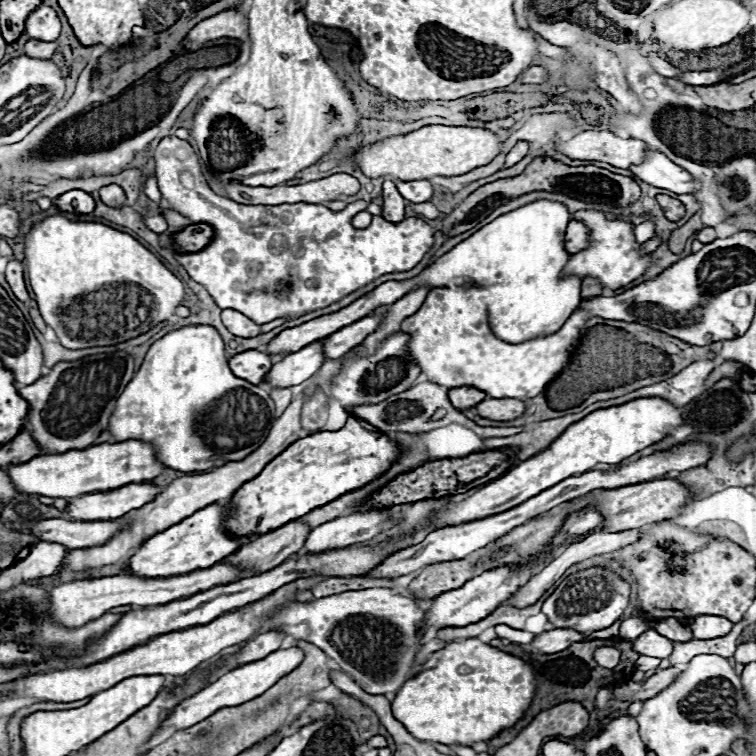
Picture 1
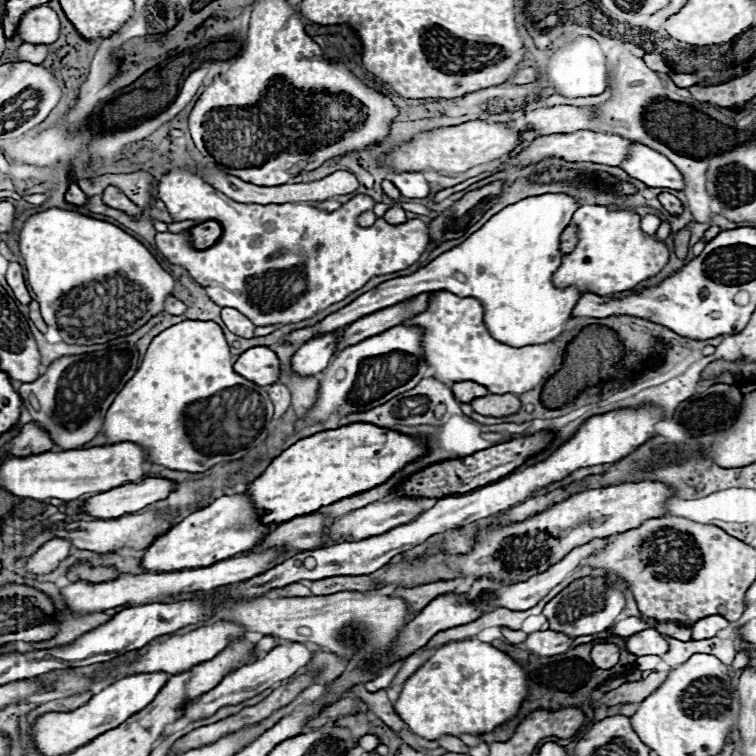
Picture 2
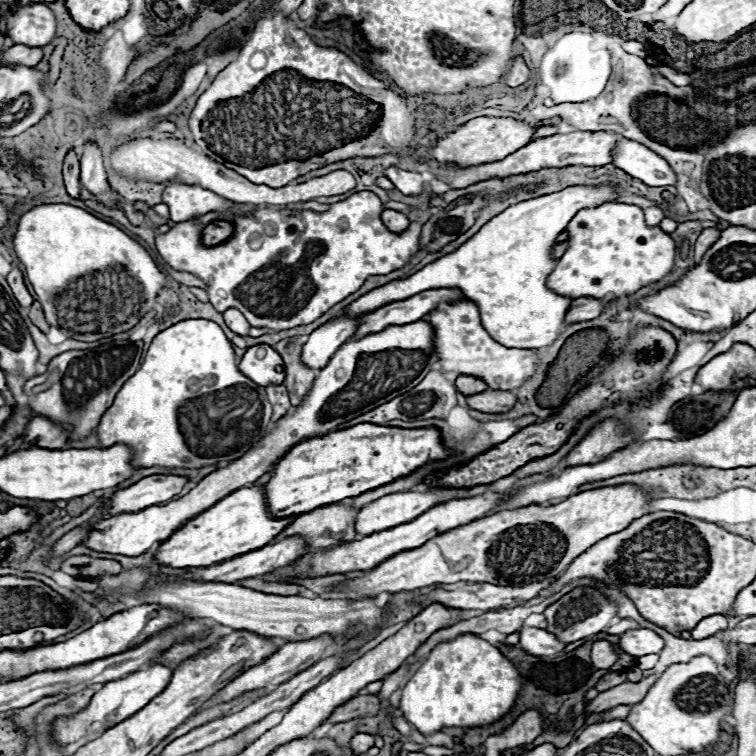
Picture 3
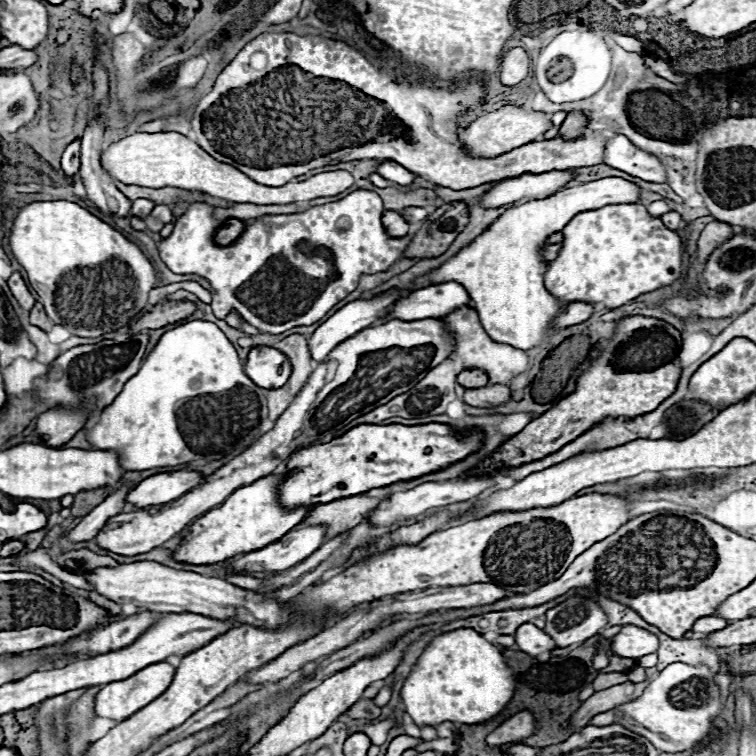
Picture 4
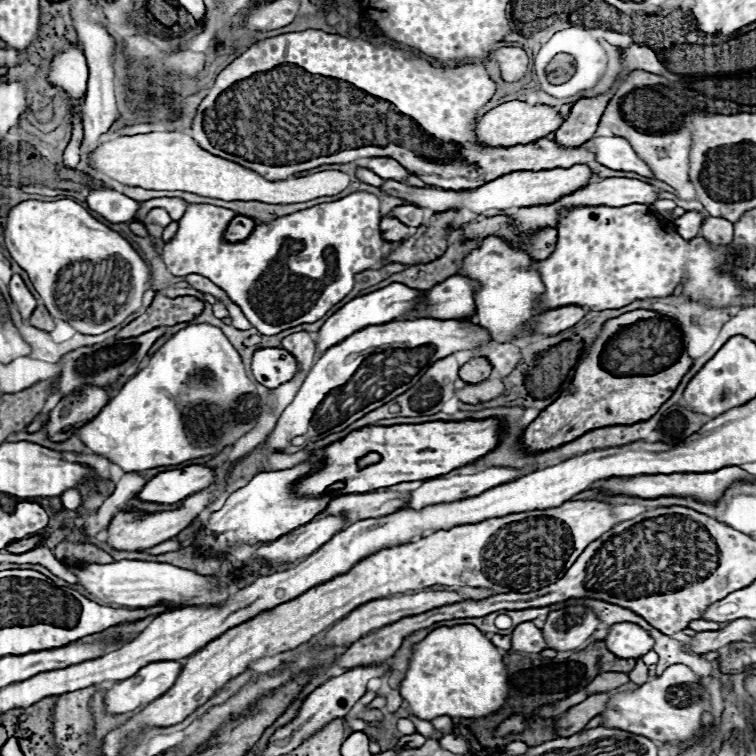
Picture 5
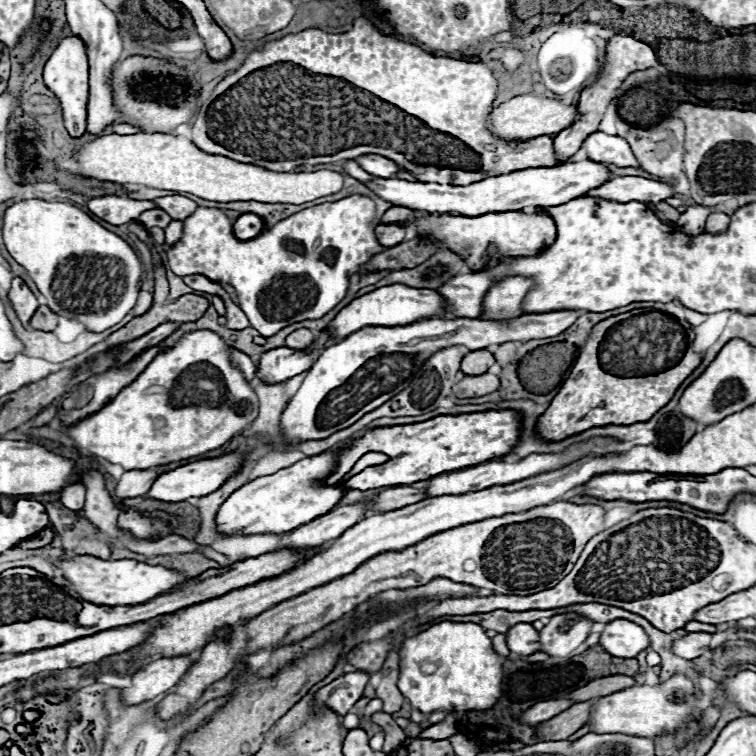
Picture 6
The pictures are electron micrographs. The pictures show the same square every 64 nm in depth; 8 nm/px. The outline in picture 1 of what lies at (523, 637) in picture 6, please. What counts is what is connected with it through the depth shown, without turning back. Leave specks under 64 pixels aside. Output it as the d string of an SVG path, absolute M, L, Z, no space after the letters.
M554 628L548 632L542 632L534 638L532 646L542 652L542 654L556 654L572 646L574 642L584 642L588 640L588 634L582 632L572 632L570 628Z

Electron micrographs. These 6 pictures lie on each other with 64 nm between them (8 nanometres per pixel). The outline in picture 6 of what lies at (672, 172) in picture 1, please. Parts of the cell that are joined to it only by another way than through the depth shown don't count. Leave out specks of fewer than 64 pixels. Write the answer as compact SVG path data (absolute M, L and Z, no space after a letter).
M594 132L590 134L584 144L582 144L588 152L588 158L594 162L602 162L602 164L612 164L618 168L640 168L640 164L636 162L628 142L620 136L608 136L602 132Z

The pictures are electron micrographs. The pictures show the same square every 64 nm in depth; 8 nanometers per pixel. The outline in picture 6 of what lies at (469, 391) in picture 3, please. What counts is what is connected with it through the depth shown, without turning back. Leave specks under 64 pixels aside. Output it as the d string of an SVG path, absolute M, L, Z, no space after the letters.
M476 350L476 352L470 352L464 360L462 360L462 372L466 376L480 376L484 372L488 372L490 366L494 366L496 360L490 352L486 350Z

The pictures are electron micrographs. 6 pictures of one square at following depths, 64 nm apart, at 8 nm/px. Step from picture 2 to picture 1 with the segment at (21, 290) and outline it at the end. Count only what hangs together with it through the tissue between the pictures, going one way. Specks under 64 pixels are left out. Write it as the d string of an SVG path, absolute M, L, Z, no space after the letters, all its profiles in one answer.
M10 260L6 266L6 280L12 288L12 292L16 294L18 300L28 300L28 290L24 284L24 276L22 276L22 264L18 260Z

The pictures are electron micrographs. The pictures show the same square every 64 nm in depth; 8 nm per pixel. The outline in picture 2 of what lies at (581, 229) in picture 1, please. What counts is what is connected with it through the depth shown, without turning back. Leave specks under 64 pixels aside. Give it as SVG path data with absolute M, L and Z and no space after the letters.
M570 224L570 226L562 232L560 250L562 250L564 254L568 254L568 252L572 252L572 250L576 248L576 244L578 244L578 228L576 228L574 224Z

